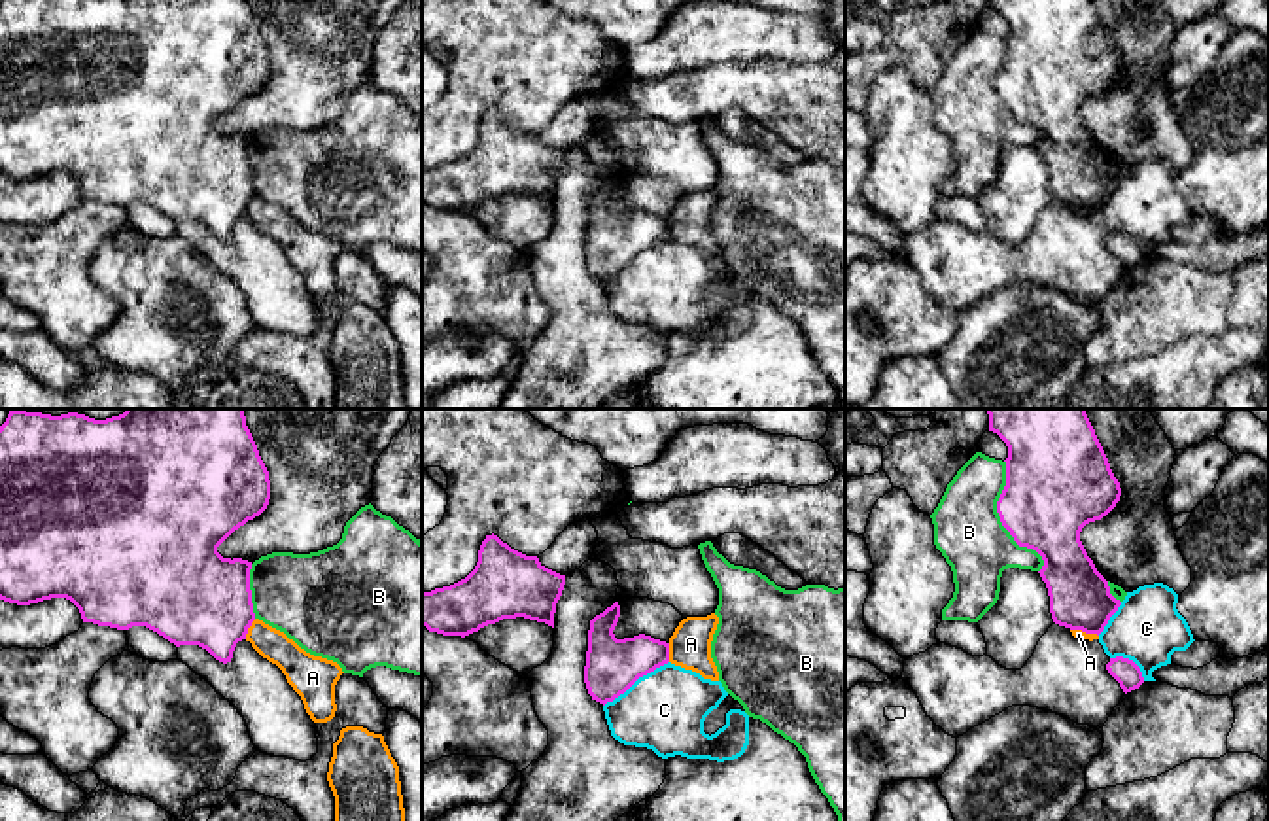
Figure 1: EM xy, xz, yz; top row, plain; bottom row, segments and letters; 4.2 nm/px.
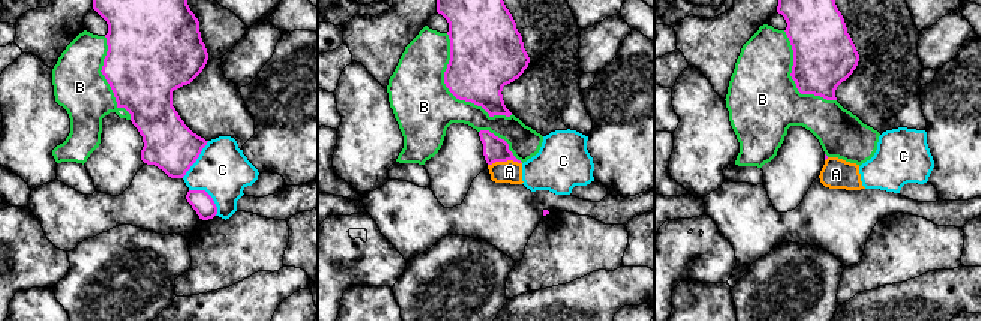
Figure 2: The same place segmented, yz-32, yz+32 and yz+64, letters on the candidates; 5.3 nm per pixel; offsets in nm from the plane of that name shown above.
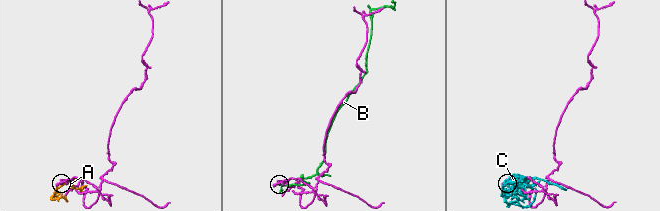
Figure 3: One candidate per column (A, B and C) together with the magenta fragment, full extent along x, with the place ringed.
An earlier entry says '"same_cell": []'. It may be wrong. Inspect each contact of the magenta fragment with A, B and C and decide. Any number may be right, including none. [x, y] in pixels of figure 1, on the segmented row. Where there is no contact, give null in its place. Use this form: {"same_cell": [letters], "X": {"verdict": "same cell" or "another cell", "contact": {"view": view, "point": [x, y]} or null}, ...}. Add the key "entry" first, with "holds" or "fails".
{"entry": "holds", "same_cell": [], "A": {"verdict": "another cell", "contact": {"view": "xy", "point": [248, 627]}}, "B": {"verdict": "another cell", "contact": {"view": "yz", "point": [1001, 521]}}, "C": {"verdict": "another cell", "contact": {"view": "xz", "point": [636, 680]}}}

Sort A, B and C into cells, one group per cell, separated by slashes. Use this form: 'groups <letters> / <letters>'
groups A / B / C

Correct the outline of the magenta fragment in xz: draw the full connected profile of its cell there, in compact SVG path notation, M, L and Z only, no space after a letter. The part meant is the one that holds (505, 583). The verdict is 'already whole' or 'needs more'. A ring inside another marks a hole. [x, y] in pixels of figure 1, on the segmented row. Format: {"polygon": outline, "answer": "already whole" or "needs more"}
{"polygon": "M492 533L482 541L478 562L465 579L422 592L422 626L465 638L503 619L524 617L554 628L564 585L565 575Z", "answer": "already whole"}

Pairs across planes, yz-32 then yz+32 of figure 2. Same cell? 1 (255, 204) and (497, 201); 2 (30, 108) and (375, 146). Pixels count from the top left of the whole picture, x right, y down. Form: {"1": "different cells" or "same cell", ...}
{"1": "same cell", "2": "same cell"}

